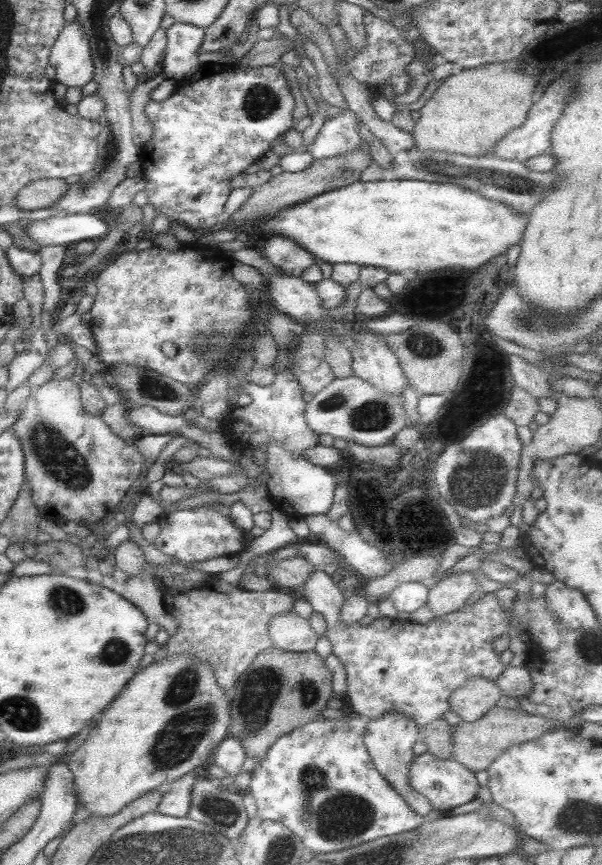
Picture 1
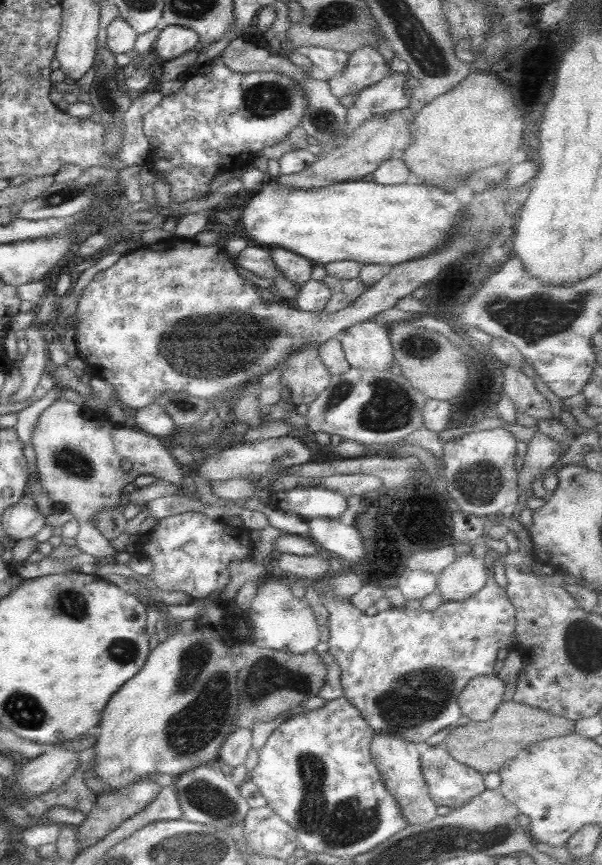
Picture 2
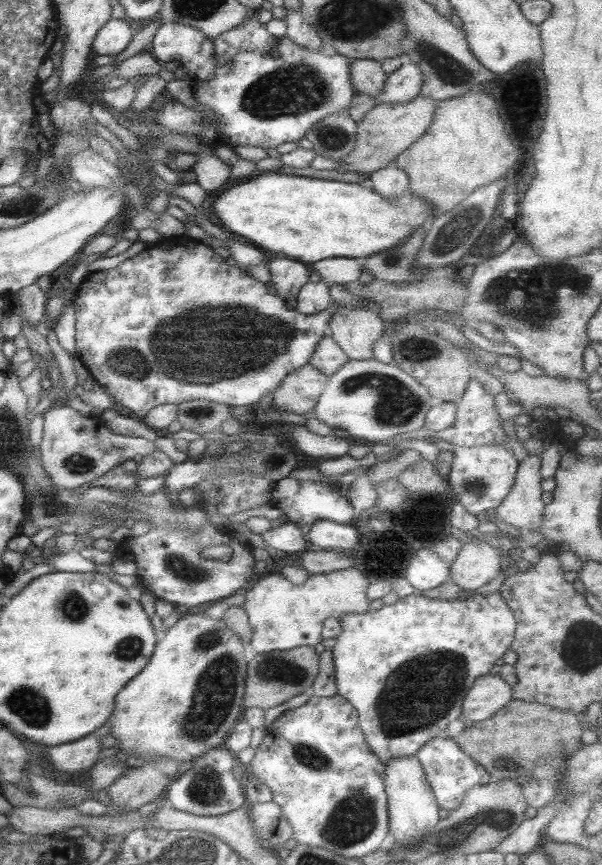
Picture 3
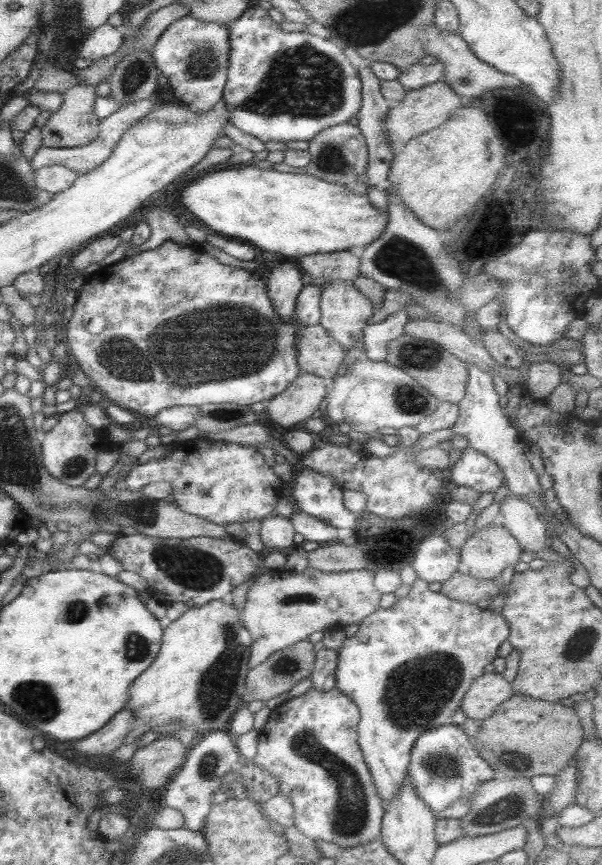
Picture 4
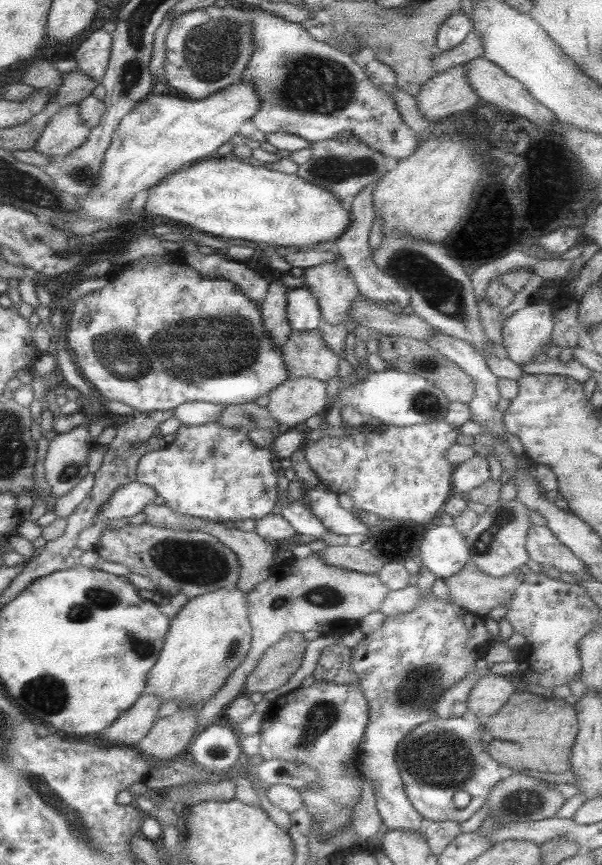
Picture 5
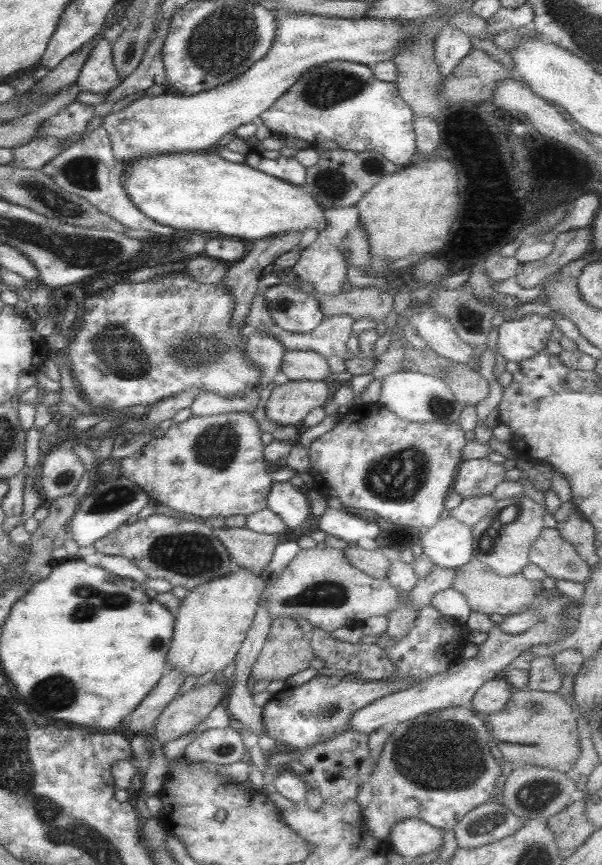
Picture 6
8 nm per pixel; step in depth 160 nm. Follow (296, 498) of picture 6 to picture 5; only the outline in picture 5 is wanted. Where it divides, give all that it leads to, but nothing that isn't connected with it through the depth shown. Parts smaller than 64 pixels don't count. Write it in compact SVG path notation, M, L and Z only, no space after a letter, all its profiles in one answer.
M275 465L275 475L277 475L276 489L277 503L280 504L279 516L289 523L293 530L303 536L313 536L313 538L326 537L329 531L315 518L309 511L307 505L302 503L289 503L287 501L286 489L288 488L288 480L284 478L284 470Z

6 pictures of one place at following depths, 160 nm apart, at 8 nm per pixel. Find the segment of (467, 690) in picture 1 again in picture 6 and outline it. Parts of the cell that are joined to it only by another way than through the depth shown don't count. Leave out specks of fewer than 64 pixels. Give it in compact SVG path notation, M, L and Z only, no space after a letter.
M493 678L479 686L472 695L468 707L481 717L499 712L513 691L514 689L503 678Z

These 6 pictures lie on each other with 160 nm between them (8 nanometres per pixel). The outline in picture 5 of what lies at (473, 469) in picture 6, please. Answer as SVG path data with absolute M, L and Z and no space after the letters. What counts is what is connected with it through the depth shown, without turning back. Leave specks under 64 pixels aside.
M471 456L462 464L454 467L451 474L452 493L462 492L467 494L471 489L490 480L489 466L485 458Z

